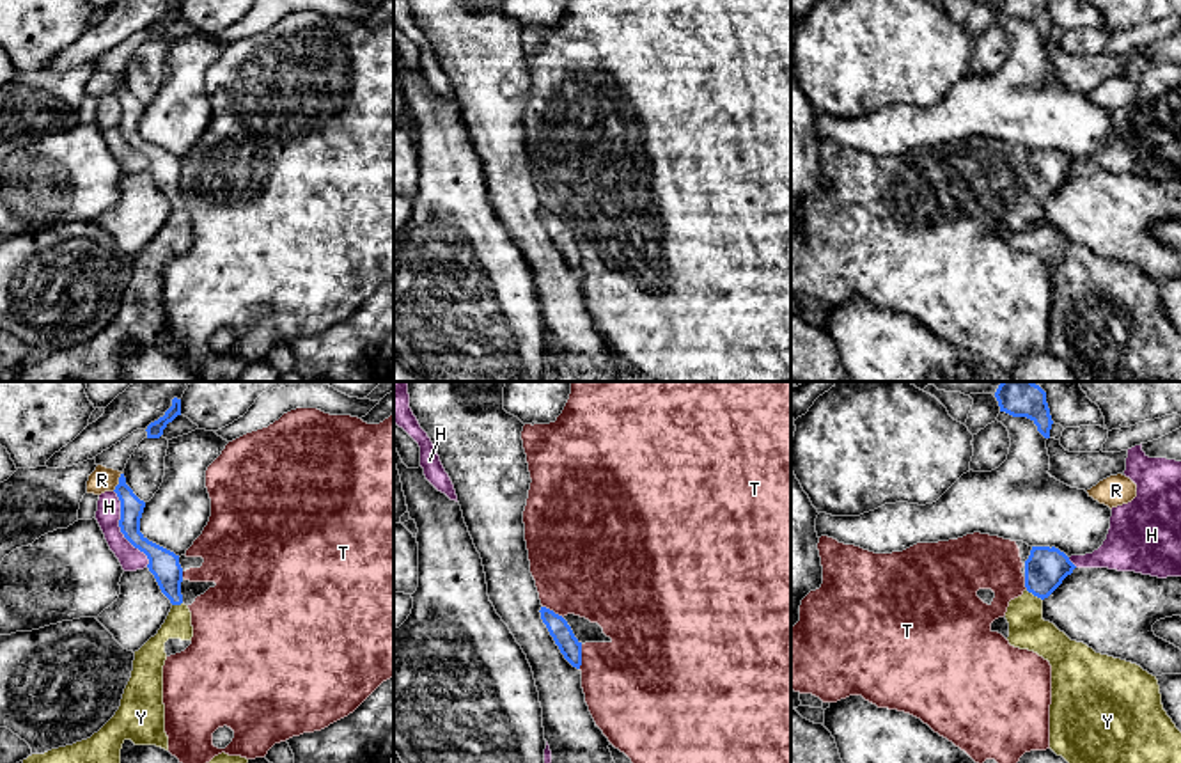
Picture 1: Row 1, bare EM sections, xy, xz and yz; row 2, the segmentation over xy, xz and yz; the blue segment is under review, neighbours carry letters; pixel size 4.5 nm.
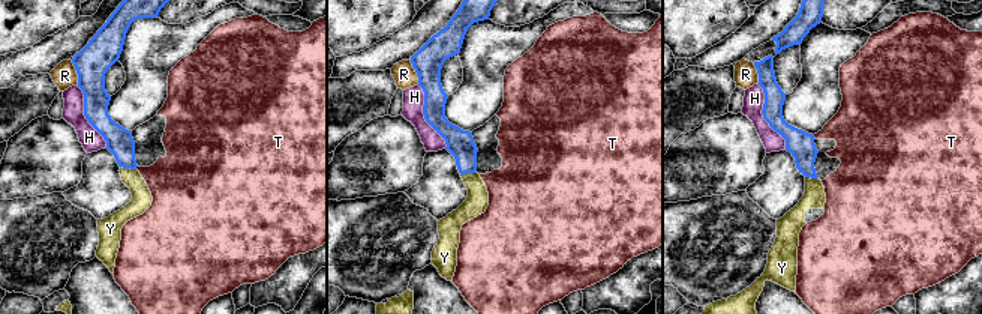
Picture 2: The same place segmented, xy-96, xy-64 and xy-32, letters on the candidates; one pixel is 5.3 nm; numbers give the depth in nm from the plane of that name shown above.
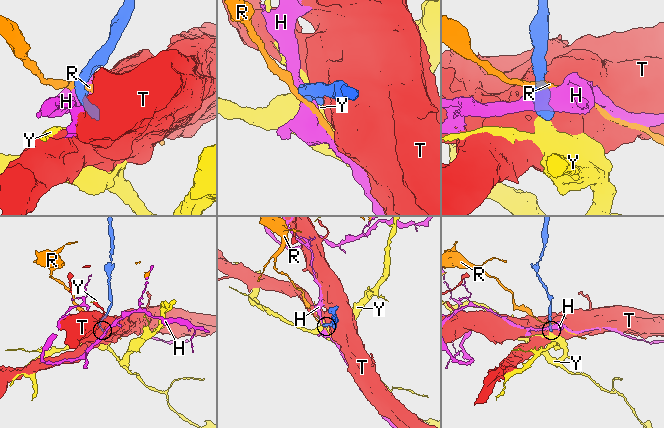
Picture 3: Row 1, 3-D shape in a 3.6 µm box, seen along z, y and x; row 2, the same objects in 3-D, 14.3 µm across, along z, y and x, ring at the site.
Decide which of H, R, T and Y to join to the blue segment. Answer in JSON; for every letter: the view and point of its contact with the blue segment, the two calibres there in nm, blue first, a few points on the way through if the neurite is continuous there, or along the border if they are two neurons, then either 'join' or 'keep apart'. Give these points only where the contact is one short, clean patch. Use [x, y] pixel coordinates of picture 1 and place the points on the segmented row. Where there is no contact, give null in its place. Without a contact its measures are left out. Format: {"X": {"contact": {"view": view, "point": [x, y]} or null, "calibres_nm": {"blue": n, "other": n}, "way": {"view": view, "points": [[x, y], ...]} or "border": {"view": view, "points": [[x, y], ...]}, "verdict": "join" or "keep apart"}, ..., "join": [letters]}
{"H": {"contact": {"view": "xy", "point": [121, 529]}, "calibres_nm": {"blue": 140, "other": 110}, "verdict": "keep apart"}, "R": {"contact": {"view": "xy", "point": [119, 481]}, "calibres_nm": {"blue": 110, "other": 110}, "border": {"view": "xy", "points": [[121, 472], [119, 483], [112, 490]]}, "verdict": "keep apart"}, "T": {"contact": {"view": "xz", "point": [580, 657]}, "calibres_nm": {"blue": 90, "other": 420}, "verdict": "keep apart"}, "Y": {"contact": {"view": "yz", "point": [1034, 595]}, "calibres_nm": {"blue": 190, "other": 180}, "way": {"view": "yz", "points": [[1045, 568], [1034, 595], [1027, 609], [1027, 630]]}, "verdict": "join"}, "join": ["Y"]}

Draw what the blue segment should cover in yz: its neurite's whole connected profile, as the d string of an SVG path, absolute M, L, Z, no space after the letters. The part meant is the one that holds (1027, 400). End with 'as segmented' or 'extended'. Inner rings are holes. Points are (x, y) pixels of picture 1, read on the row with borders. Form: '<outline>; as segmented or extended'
M1002 382L995 392L1000 412L1013 417L1027 417L1037 431L1050 438L1052 415L1046 403L1046 392L1034 382Z; as segmented

